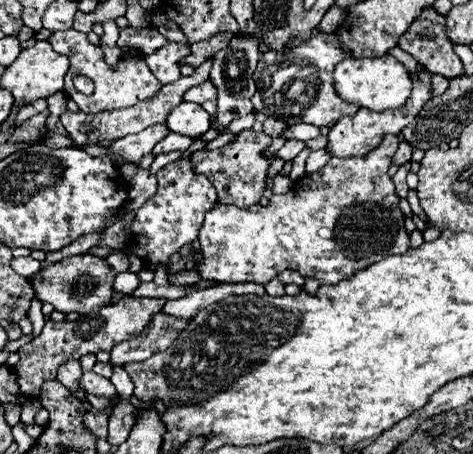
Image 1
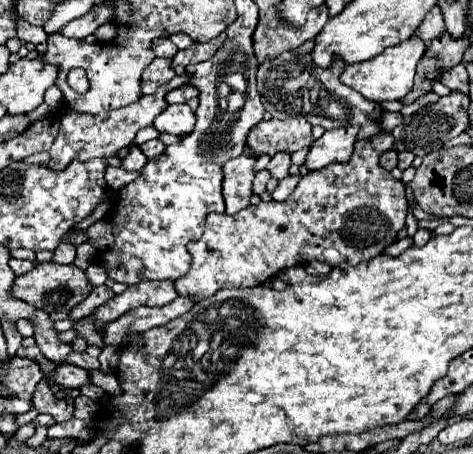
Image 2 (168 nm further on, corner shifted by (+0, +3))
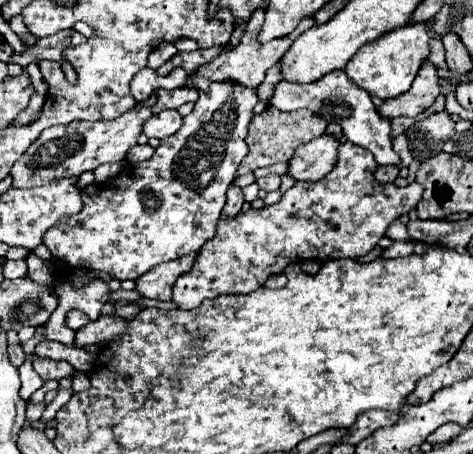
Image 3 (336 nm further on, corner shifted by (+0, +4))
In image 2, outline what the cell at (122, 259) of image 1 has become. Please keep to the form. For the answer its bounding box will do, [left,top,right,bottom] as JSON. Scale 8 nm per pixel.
[84,264,108,288]

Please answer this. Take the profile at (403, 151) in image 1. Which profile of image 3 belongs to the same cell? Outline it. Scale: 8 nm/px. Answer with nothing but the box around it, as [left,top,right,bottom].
[376,165,400,183]

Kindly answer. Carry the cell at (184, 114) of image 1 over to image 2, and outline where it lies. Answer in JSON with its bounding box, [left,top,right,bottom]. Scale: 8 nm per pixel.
[152,104,196,136]

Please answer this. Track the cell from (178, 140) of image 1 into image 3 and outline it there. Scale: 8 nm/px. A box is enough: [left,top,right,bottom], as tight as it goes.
[126,143,154,163]

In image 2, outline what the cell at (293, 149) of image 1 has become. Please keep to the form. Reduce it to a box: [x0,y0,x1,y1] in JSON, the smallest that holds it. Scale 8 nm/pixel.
[266,154,290,180]

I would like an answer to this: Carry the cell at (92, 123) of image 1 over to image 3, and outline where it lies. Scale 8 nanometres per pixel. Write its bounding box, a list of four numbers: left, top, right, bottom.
[10,93,156,189]

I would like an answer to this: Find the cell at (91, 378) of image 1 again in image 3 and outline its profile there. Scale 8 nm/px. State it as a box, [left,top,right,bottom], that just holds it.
[34,357,74,381]

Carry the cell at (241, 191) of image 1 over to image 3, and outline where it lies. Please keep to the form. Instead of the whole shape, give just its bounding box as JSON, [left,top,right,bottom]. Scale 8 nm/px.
[222,183,244,219]

